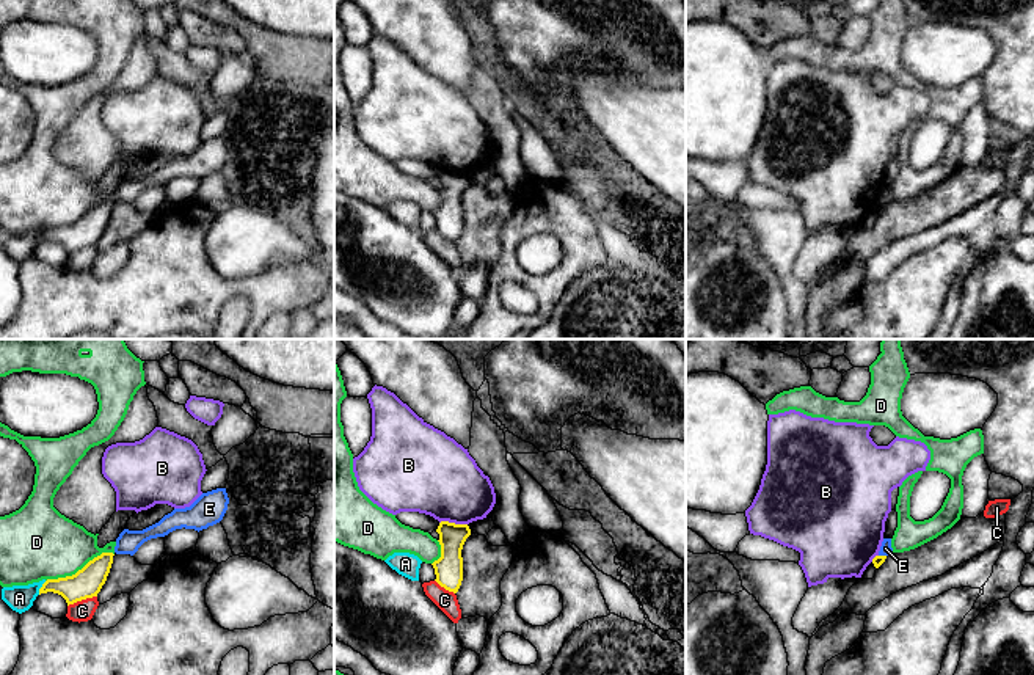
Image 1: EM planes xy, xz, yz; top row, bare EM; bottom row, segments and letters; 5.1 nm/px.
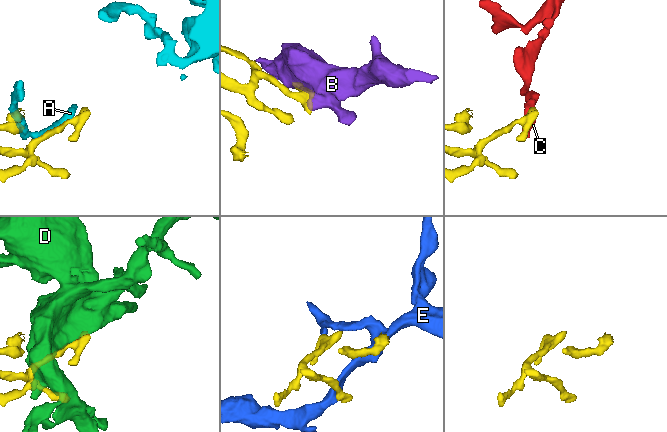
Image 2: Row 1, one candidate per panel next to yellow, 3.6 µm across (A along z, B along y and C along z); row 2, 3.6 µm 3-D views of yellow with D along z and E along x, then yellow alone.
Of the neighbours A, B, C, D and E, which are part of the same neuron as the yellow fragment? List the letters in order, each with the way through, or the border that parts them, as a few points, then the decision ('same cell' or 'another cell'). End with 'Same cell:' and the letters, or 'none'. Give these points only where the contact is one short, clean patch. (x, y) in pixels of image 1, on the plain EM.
A: another cell
B: another cell
C: another cell
D: another cell
E: border yz (879, 203), (885, 204); another cell
Same cell: none

